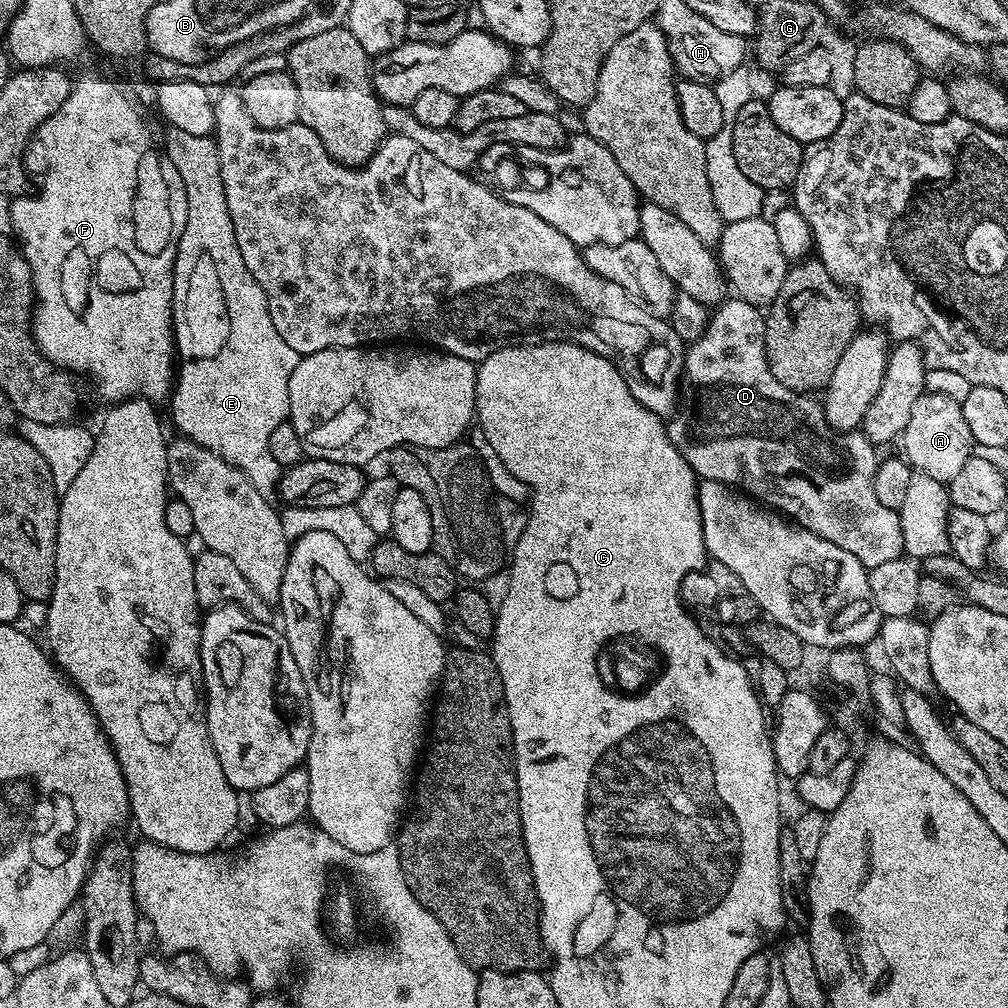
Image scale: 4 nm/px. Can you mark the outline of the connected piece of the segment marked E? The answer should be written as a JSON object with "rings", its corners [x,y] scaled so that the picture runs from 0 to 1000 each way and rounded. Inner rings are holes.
{"rings":[[[172,130],[167,139],[165,154],[171,158],[181,181],[185,185],[185,196],[187,197],[187,215],[185,224],[181,228],[181,236],[177,240],[175,259],[171,269],[171,332],[173,334],[173,353],[177,358],[177,364],[173,369],[173,388],[169,393],[171,401],[171,417],[180,434],[191,437],[197,444],[208,446],[216,450],[226,460],[232,461],[261,492],[269,493],[275,487],[280,471],[280,464],[275,455],[268,450],[269,429],[278,421],[286,417],[286,380],[288,371],[292,371],[292,363],[296,363],[299,352],[297,349],[288,347],[284,339],[280,339],[280,331],[272,327],[272,319],[268,319],[268,308],[264,300],[264,292],[260,292],[260,284],[252,280],[252,272],[244,268],[244,260],[240,260],[240,248],[236,248],[236,240],[232,236],[232,220],[228,216],[228,208],[224,204],[224,192],[218,176],[218,162],[216,161],[216,149],[210,135],[193,135],[184,131]]]}

